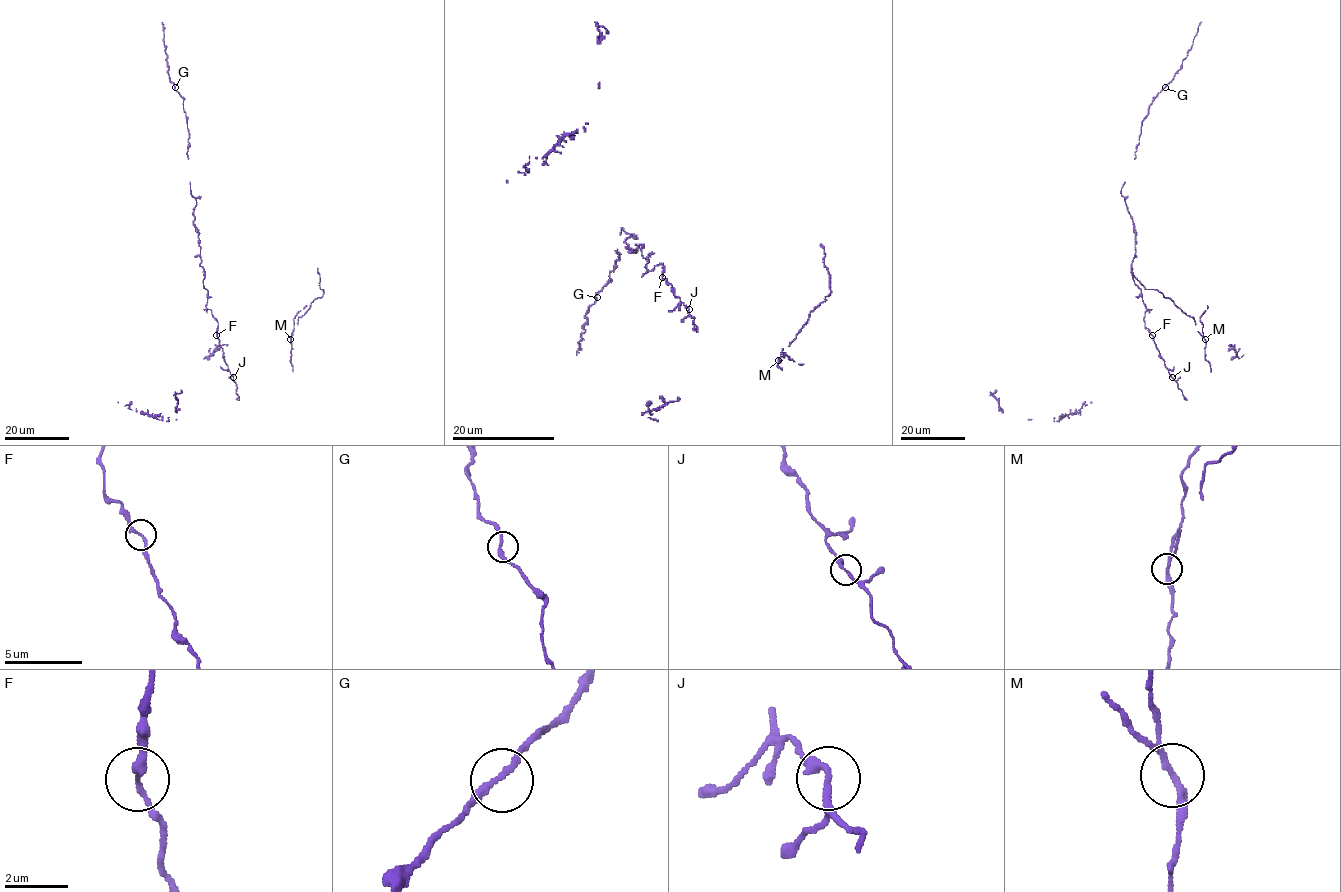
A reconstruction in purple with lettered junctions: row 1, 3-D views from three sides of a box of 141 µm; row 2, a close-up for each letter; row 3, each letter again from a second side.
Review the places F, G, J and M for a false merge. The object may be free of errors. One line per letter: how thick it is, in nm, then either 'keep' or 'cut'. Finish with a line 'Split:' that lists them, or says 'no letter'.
F: 220 nm | keep
G: 220 nm | keep
J: 220 nm | keep
M: 200 nm | keep
Split: no letter

